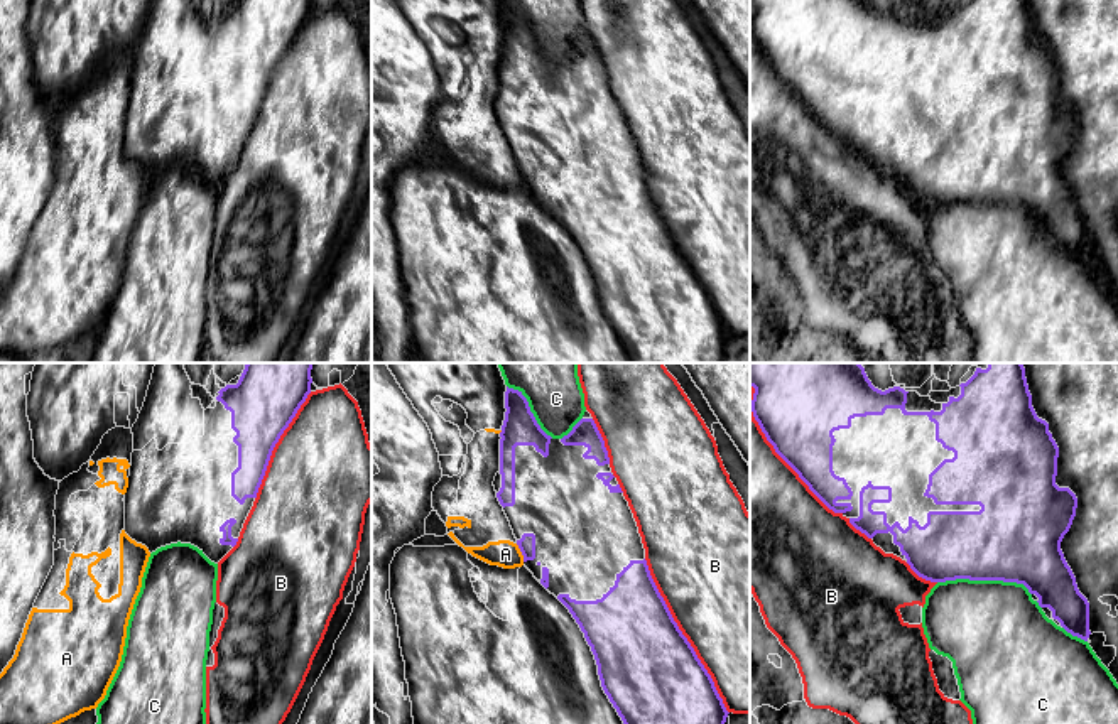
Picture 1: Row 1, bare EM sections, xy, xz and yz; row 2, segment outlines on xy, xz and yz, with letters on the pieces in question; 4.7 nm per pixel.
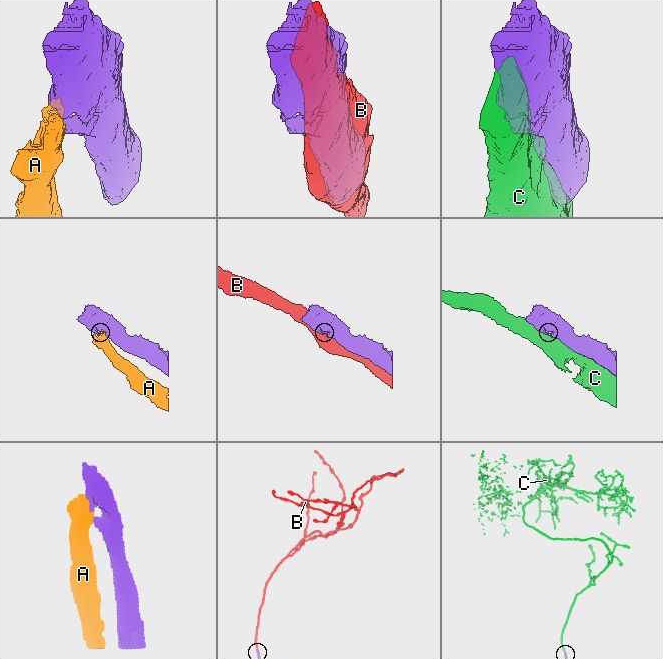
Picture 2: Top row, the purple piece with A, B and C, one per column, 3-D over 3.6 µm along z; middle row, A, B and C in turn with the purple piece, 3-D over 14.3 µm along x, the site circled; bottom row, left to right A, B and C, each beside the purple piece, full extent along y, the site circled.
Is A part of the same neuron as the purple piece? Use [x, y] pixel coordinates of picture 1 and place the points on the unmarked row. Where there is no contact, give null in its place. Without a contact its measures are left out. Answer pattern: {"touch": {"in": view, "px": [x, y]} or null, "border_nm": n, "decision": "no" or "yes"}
{"touch": {"in": "xz", "px": [521, 172]}, "border_nm": 100, "decision": "no"}

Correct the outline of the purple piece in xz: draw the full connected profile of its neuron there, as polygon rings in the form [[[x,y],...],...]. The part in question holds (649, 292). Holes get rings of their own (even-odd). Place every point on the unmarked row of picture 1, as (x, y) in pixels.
[[[507,8],[505,30],[500,93],[493,103],[497,120],[524,177],[524,187],[569,231],[584,255],[601,309],[632,363],[723,363],[730,334],[650,197],[637,143],[611,95],[608,73],[594,42],[581,41],[567,57],[552,61],[537,46],[522,14]]]

